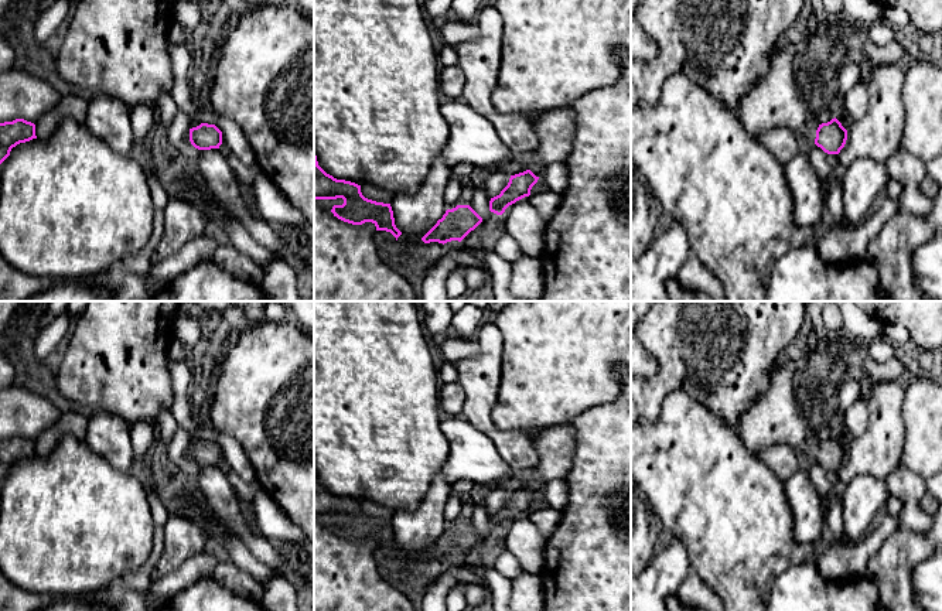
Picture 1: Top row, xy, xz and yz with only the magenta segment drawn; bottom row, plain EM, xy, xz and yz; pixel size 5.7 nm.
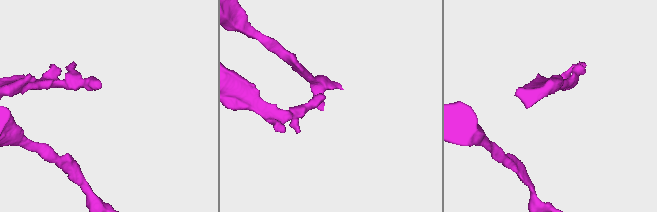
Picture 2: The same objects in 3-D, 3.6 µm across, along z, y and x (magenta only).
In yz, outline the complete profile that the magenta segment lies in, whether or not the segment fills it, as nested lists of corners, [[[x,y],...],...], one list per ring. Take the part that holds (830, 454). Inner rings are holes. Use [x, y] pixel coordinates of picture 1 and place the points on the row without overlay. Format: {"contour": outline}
{"contour": [[[805,361],[774,365],[767,392],[743,416],[740,438],[751,454],[778,443],[788,444],[796,454],[805,453],[827,471],[839,471],[847,457],[847,447],[835,434],[819,440],[802,414],[793,392],[792,378],[803,369]]]}

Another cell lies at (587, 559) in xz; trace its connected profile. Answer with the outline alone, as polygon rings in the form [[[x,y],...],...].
[[[618,366],[617,371],[621,395],[570,421],[577,440],[571,468],[564,477],[569,502],[546,540],[545,563],[539,573],[545,595],[543,611],[631,611],[631,368]]]

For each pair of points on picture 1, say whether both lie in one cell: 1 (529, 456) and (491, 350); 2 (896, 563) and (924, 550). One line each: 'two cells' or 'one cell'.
1: one cell
2: one cell

